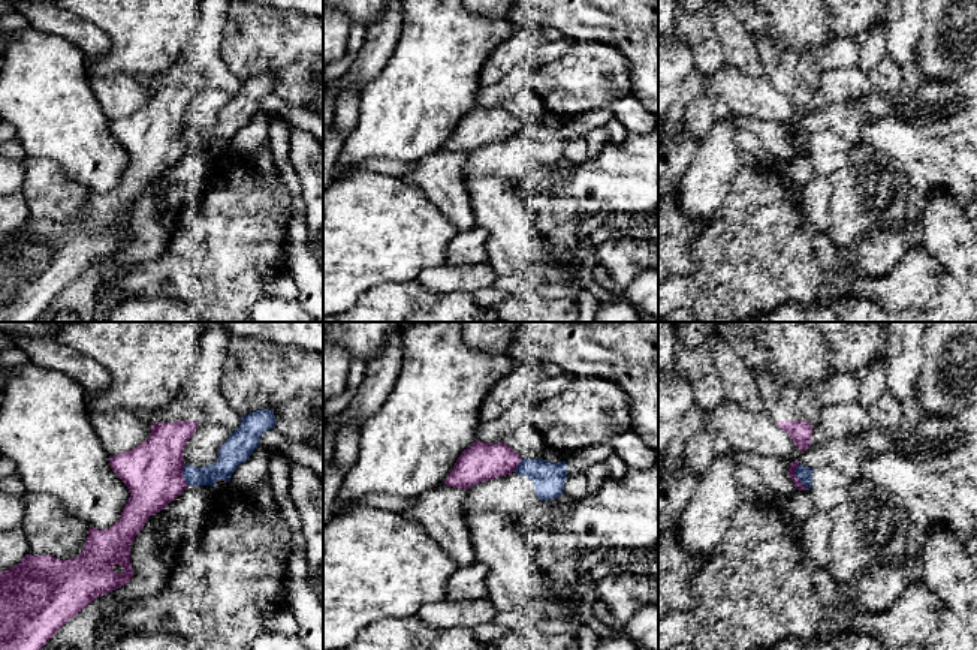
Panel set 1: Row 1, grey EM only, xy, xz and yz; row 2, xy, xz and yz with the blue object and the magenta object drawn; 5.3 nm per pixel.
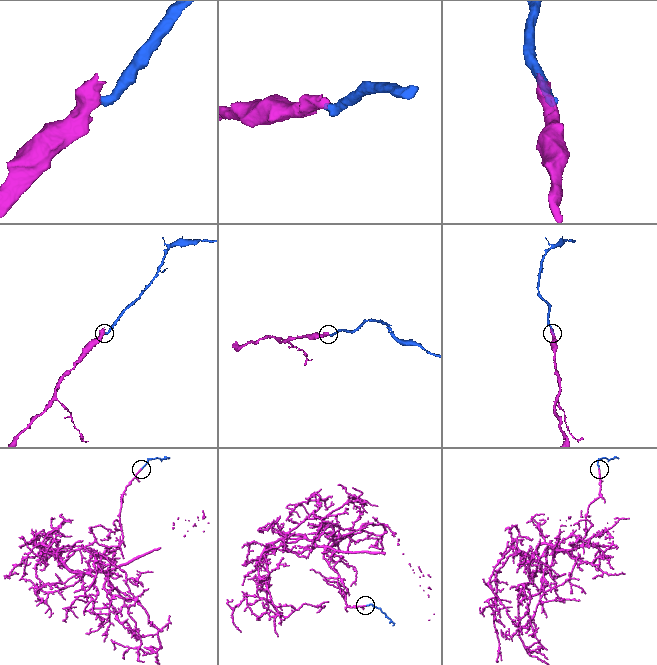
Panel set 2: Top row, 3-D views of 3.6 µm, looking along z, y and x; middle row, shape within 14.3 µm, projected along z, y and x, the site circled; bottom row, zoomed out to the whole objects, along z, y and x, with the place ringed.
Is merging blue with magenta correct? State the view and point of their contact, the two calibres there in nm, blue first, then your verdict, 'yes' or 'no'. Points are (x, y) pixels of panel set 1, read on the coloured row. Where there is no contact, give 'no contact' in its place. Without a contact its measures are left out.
yz (796, 477) | 90/50 nm | no

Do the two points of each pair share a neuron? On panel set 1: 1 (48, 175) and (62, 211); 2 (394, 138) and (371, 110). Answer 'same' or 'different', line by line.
1: same
2: same

